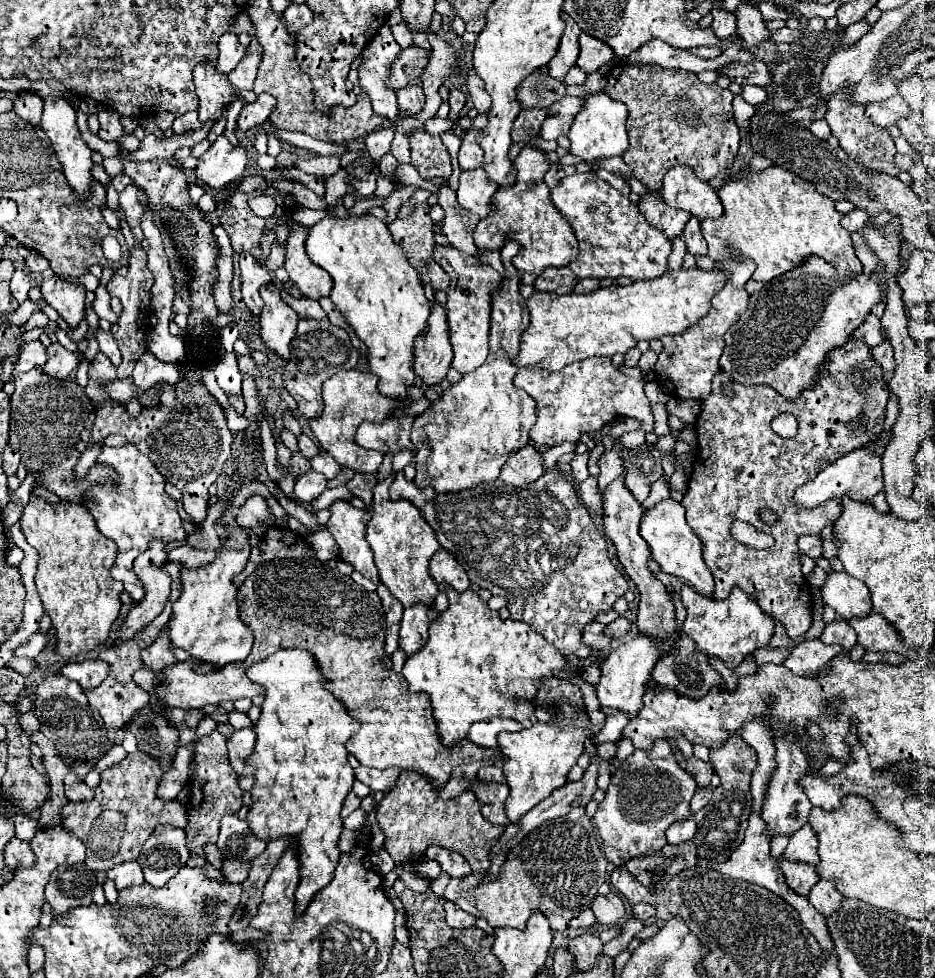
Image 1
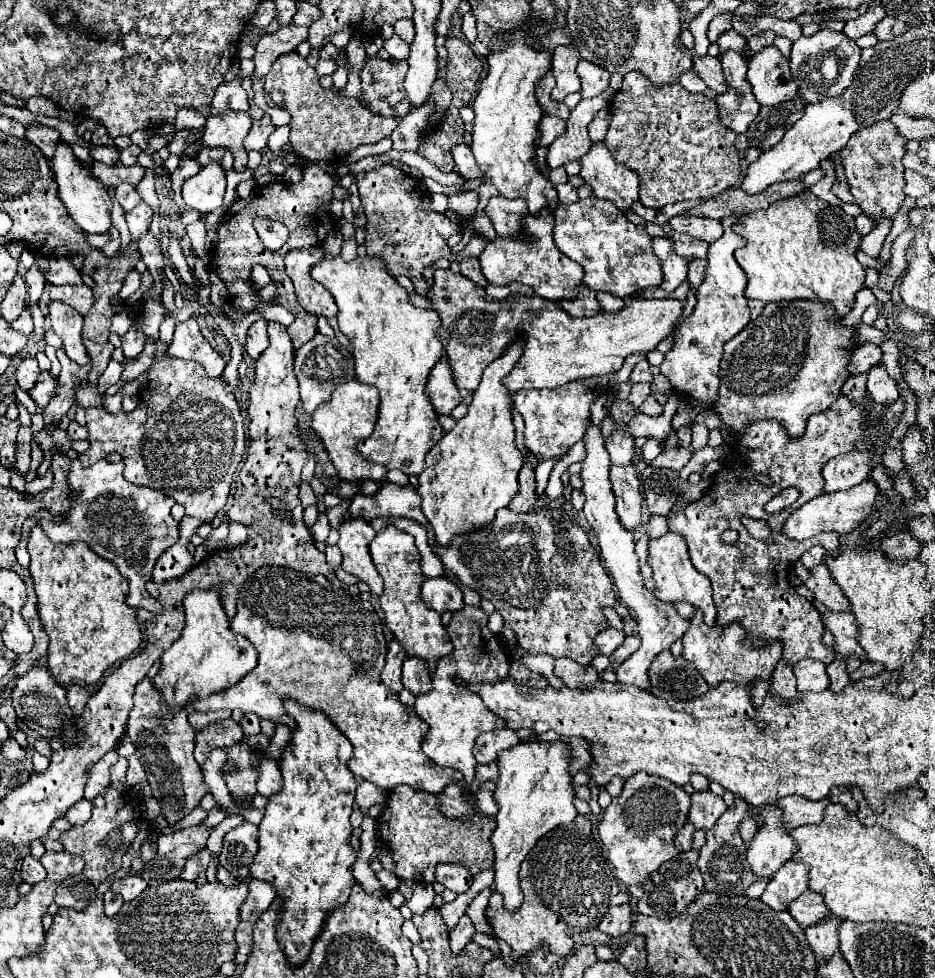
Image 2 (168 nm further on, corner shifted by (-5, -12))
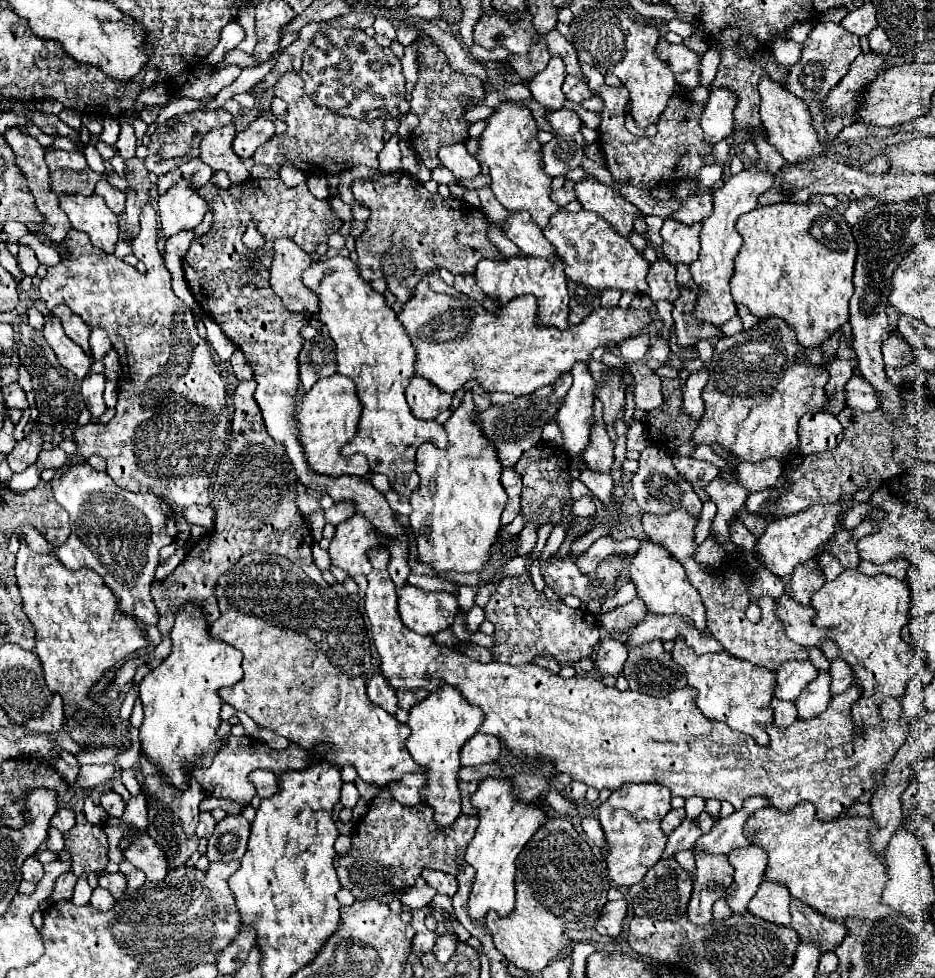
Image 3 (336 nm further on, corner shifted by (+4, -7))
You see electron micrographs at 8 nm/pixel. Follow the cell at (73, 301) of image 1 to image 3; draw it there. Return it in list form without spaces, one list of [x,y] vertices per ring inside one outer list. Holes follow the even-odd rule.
[[[57,316],[47,318],[47,322],[43,326],[43,334],[45,334],[45,340],[49,342],[49,346],[53,348],[53,352],[57,354],[59,362],[67,370],[71,370],[79,380],[87,378],[87,374],[91,372],[91,358],[81,350],[81,346],[77,346],[63,332],[63,326],[61,326]]]

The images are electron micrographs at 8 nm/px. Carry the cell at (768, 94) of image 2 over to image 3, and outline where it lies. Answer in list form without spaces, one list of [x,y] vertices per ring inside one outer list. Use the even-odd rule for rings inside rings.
[[[767,76],[759,82],[759,94],[761,94],[761,120],[767,128],[767,136],[771,146],[789,162],[789,164],[807,164],[815,156],[823,156],[823,148],[819,144],[819,138],[815,134],[815,128],[811,126],[811,116],[807,112],[807,104],[785,90],[781,84],[771,82]]]

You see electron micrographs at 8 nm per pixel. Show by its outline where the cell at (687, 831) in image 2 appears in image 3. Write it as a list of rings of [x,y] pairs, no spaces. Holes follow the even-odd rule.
[[[679,808],[679,810],[671,810],[671,812],[661,820],[661,828],[663,828],[663,832],[665,832],[665,834],[671,834],[671,832],[683,822],[683,818],[685,818],[685,810],[683,810],[683,808]]]

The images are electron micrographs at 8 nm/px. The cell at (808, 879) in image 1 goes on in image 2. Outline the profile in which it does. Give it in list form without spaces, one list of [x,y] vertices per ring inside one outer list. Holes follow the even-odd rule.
[[[806,889],[804,895],[796,897],[796,901],[792,901],[788,911],[802,929],[818,923],[820,919],[824,919],[830,913],[828,907],[824,905],[824,899],[820,897],[820,893],[810,893],[810,889]]]

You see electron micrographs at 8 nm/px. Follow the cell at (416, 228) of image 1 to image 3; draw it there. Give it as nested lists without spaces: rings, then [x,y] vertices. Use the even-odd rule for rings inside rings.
[[[403,174],[383,176],[377,182],[355,180],[351,190],[355,200],[371,210],[367,230],[357,238],[359,276],[367,282],[385,278],[387,290],[395,294],[401,304],[411,298],[415,286],[429,272],[429,260],[433,260],[433,256],[455,256],[457,274],[473,274],[477,262],[483,258],[507,260],[487,238],[489,222],[485,212],[461,198],[431,194],[415,178]]]

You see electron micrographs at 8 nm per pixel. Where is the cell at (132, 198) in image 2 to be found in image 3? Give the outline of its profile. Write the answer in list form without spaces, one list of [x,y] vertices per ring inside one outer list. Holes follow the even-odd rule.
[[[101,180],[101,182],[97,184],[97,188],[95,188],[93,194],[99,194],[115,214],[123,214],[123,212],[125,212],[125,192],[113,188],[113,186],[107,184],[105,180]]]

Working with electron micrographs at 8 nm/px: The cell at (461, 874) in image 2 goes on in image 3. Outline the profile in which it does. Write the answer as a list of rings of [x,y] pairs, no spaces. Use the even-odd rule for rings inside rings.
[[[423,870],[421,878],[441,894],[453,896],[457,892],[457,880],[453,874],[445,874],[445,872],[437,872],[437,870]]]

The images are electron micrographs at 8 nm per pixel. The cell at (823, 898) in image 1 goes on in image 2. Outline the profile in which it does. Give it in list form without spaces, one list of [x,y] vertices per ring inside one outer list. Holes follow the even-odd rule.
[[[828,915],[824,917],[824,921],[820,921],[820,925],[810,925],[806,929],[806,939],[816,955],[816,959],[828,959],[830,955],[834,955],[838,951],[838,927],[840,921],[836,915]]]

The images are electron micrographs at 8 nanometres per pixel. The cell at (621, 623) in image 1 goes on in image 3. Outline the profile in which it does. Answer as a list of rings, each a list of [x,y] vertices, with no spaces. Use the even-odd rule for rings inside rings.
[[[603,638],[593,654],[593,662],[603,676],[619,676],[625,660],[627,660],[627,648],[615,638]]]

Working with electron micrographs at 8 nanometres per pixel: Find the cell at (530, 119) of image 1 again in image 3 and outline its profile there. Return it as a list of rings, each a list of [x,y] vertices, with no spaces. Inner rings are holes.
[[[561,108],[557,112],[549,112],[545,118],[551,122],[553,130],[557,134],[561,134],[561,136],[577,134],[581,130],[581,124],[583,124],[581,118],[577,116],[577,112],[575,110],[569,110],[569,108]]]

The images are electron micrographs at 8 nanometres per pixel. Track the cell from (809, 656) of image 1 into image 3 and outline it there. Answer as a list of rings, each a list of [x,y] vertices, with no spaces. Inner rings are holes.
[[[791,660],[791,662],[783,664],[779,670],[775,670],[773,674],[775,674],[775,692],[773,692],[773,696],[793,702],[801,694],[801,690],[811,680],[817,678],[819,672],[815,670],[815,666],[809,660],[805,660],[805,662]]]

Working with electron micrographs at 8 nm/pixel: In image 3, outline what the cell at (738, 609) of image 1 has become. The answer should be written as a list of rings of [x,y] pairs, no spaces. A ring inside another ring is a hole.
[[[681,638],[675,640],[671,656],[687,672],[689,686],[697,690],[695,704],[703,716],[707,716],[713,722],[725,722],[729,728],[739,730],[751,736],[757,744],[767,746],[769,736],[765,732],[765,726],[773,722],[773,708],[771,708],[771,698],[775,688],[773,672],[755,666],[747,660],[727,656],[727,652],[697,656],[693,648],[689,648]]]

